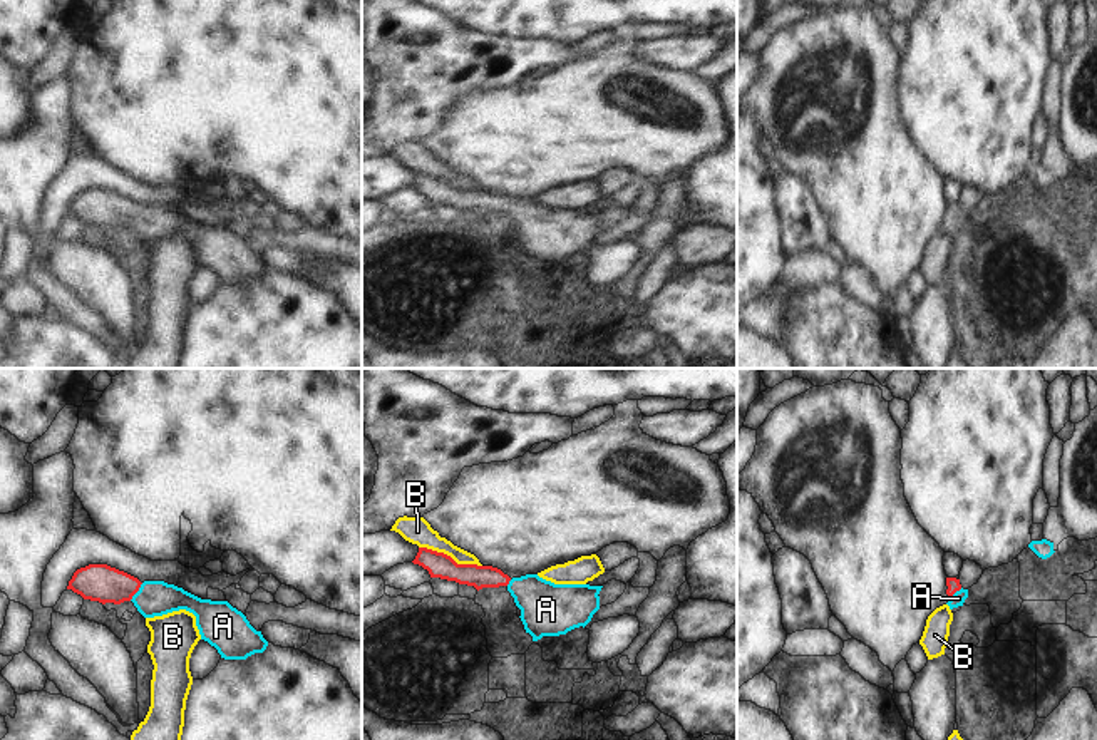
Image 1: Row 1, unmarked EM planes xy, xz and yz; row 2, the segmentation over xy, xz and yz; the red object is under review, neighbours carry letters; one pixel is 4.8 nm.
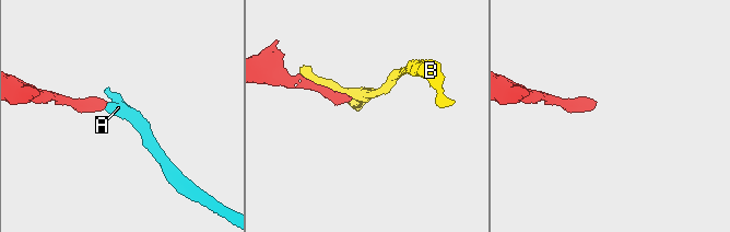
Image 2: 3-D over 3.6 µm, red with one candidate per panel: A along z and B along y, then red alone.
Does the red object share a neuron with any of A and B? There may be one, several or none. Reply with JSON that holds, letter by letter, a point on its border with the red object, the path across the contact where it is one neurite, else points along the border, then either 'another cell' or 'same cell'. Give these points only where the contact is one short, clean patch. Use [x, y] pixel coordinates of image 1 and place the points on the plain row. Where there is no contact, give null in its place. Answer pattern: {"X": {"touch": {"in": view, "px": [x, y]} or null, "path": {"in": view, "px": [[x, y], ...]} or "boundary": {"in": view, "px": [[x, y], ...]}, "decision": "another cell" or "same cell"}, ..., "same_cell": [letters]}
{"A": {"touch": {"in": "xy", "px": [138, 215]}, "path": {"in": "xy", "px": [[101, 208], [138, 215], [154, 223]]}, "decision": "same cell"}, "B": {"touch": {"in": "xz", "px": [449, 181]}, "decision": "another cell"}, "same_cell": ["A"]}

